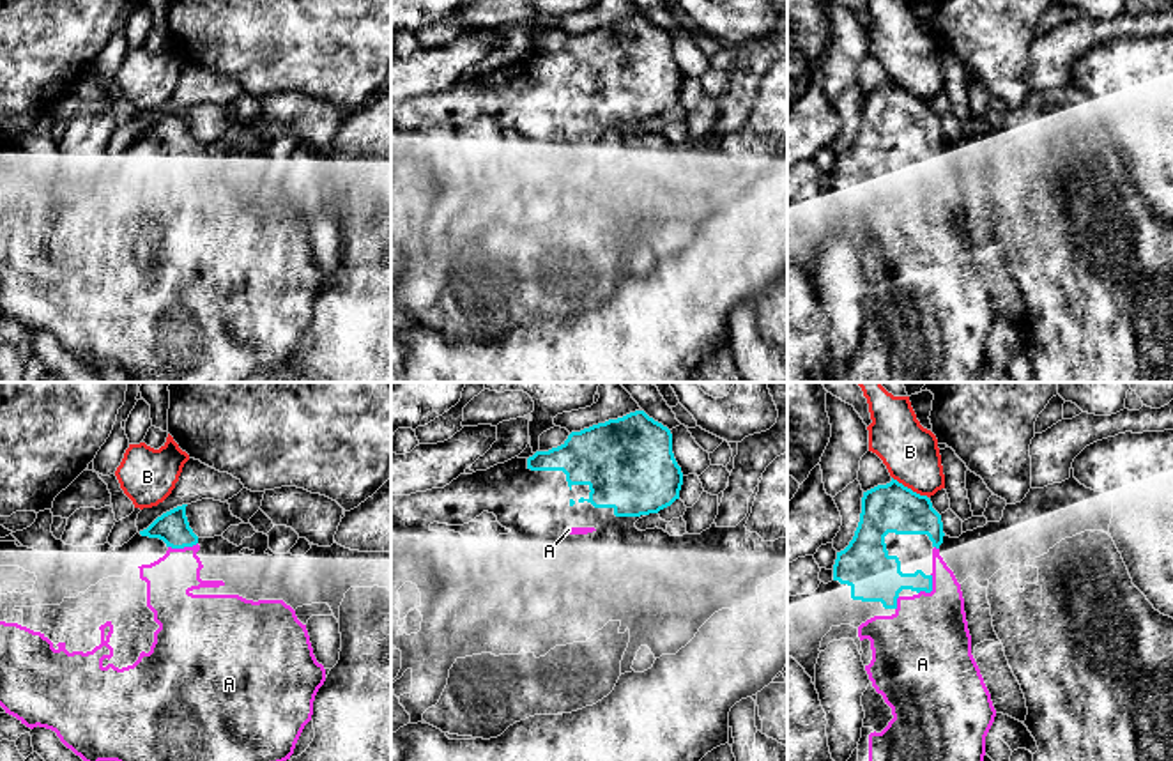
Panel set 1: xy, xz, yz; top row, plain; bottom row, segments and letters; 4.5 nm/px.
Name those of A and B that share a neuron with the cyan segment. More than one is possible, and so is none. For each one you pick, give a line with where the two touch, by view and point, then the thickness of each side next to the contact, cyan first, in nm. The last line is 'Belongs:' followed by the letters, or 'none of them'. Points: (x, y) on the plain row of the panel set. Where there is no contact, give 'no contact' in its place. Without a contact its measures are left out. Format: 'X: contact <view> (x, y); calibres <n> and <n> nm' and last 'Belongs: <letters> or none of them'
A: contact xy (183, 151); calibres 150 and 200 nm
Belongs: A

